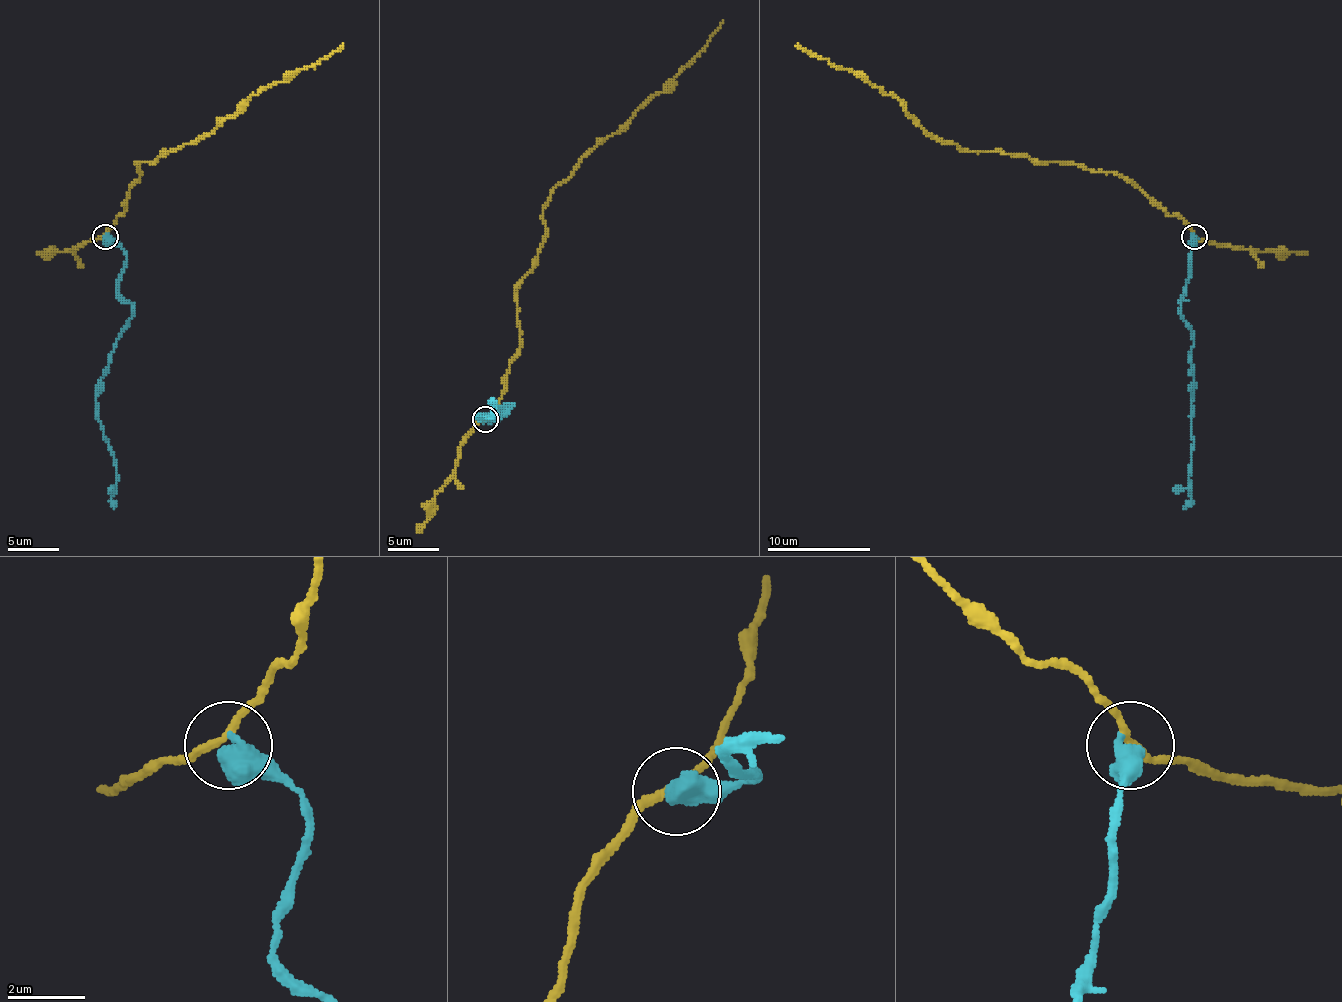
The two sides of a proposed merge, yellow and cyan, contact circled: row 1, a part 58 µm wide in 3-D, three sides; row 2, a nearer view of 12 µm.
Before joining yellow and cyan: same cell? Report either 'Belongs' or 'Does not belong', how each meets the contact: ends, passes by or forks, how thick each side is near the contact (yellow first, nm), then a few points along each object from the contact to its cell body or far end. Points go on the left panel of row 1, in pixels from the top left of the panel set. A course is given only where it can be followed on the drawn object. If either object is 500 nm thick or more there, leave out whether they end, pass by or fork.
Does not belong. Thickness 180 nm (yellow) against 650 nm. Course of yellow: (103, 236), (121, 215), (139, 172), (137, 161), (152, 161), (162, 151), (199, 141), (247, 97), (343, 46). Course of cyan: (106, 236), (126, 257), (119, 293), (134, 311), (116, 341), (96, 398), (96, 419), (116, 468), (114, 509)

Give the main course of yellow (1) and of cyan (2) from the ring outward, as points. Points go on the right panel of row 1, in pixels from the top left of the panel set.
1: (1194, 236), (1181, 218), (1168, 215), (1111, 172), (1057, 161), (967, 151), (936, 141), (895, 97), (795, 46)
2: (1194, 236), (1181, 311), (1194, 341), (1191, 398), (1194, 444), (1189, 468), (1191, 501), (1183, 509)

